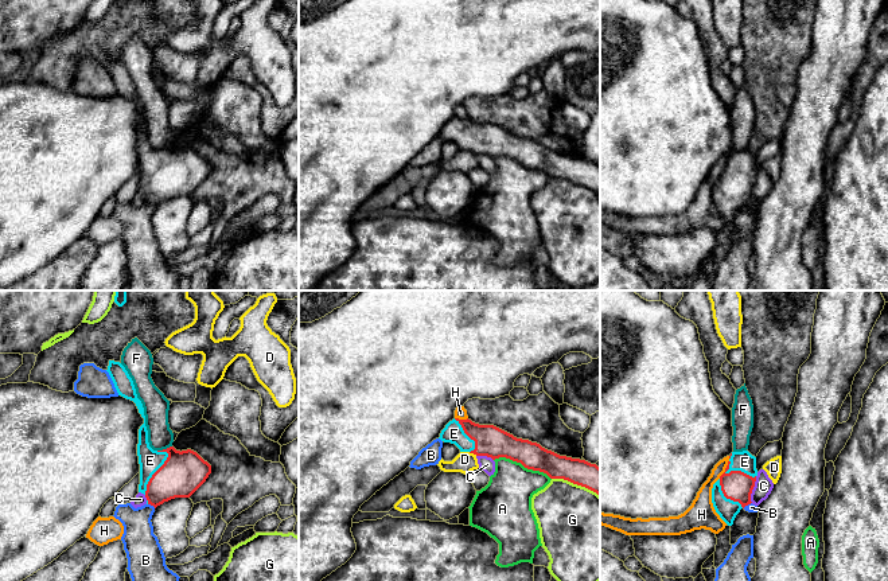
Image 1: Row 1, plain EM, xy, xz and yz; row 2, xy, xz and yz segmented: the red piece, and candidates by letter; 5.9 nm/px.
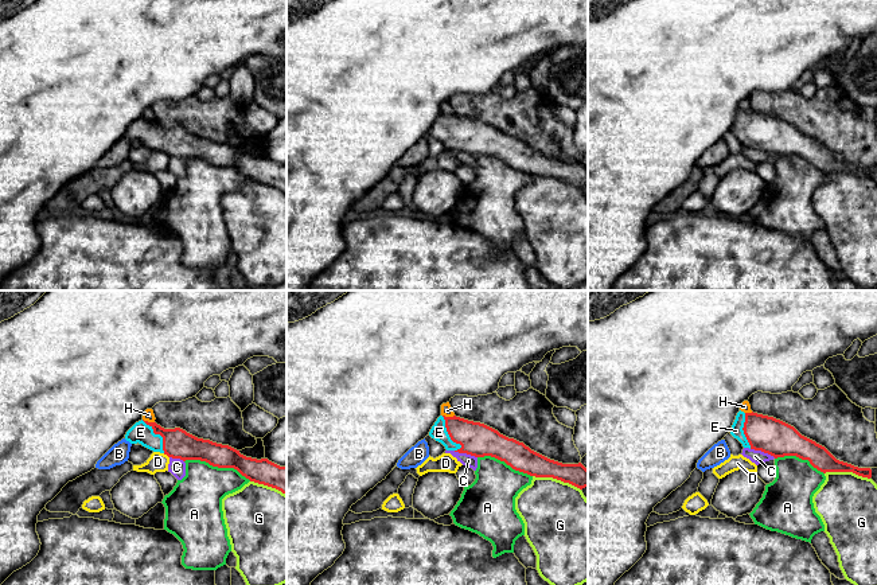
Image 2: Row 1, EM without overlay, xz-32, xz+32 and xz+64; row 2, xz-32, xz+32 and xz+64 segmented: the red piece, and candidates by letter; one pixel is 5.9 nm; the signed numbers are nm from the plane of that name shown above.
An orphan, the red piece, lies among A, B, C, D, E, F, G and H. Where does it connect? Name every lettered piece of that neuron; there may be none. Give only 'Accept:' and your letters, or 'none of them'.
Accept: E

